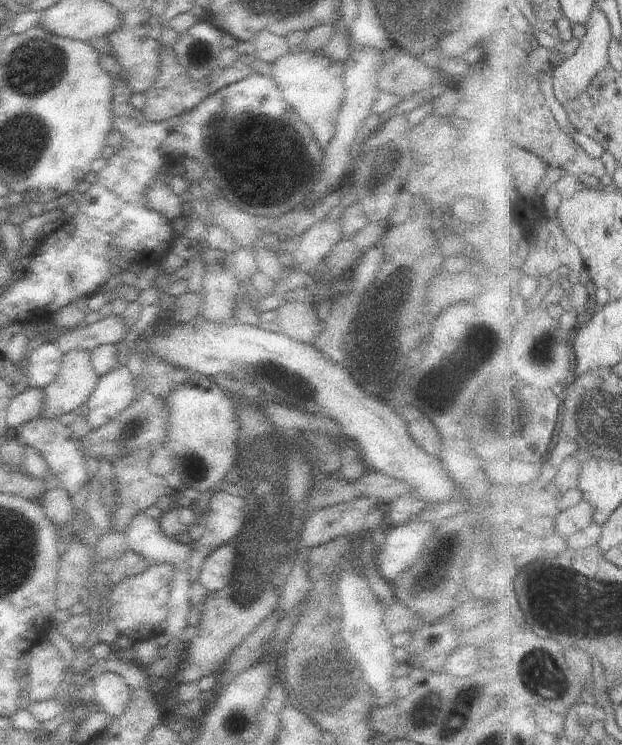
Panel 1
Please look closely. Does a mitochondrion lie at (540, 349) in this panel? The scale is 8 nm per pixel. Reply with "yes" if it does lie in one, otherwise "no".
yes

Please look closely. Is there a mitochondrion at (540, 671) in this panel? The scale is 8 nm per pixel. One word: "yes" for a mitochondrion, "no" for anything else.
yes

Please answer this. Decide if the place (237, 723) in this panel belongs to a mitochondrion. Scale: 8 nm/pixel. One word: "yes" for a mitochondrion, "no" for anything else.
no

